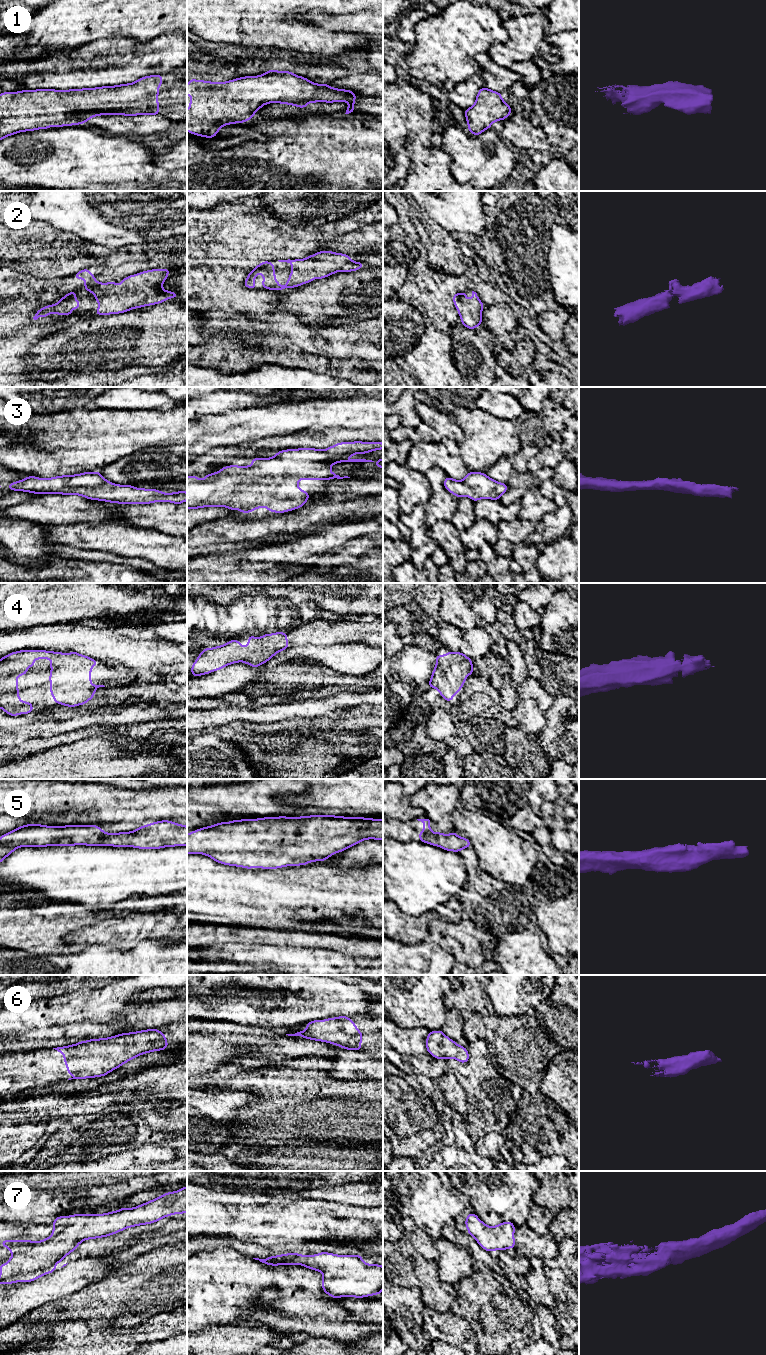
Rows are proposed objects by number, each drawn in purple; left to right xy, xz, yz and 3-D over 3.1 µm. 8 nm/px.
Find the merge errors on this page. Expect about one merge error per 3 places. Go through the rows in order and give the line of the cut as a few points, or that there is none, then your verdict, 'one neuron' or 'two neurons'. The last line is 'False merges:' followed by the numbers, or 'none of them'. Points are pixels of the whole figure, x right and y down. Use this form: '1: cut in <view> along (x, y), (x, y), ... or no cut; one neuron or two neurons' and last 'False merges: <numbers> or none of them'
1: no cut; one neuron
2: no cut; one neuron
3: no cut; one neuron
4: no cut; one neuron
5: no cut; one neuron
6: no cut; one neuron
7: no cut; one neuron
False merges: none of them

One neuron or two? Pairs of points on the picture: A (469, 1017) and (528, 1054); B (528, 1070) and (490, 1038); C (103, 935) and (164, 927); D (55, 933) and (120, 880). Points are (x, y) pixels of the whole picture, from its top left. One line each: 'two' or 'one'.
A: one
B: one
C: one
D: two

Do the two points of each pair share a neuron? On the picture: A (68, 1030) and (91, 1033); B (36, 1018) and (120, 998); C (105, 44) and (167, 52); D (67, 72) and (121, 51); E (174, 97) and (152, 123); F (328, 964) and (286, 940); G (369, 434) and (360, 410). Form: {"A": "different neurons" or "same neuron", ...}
{"A": "same neuron", "B": "same neuron", "C": "same neuron", "D": "same neuron", "E": "different neurons", "F": "different neurons", "G": "different neurons"}

